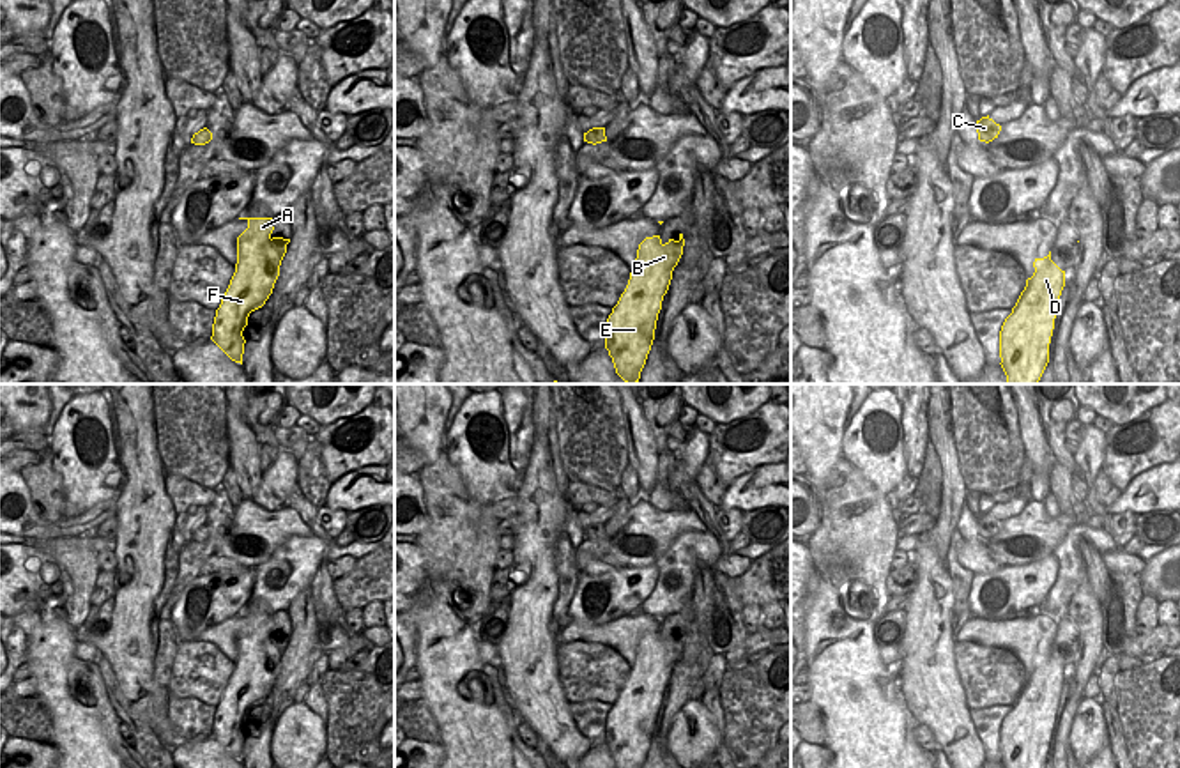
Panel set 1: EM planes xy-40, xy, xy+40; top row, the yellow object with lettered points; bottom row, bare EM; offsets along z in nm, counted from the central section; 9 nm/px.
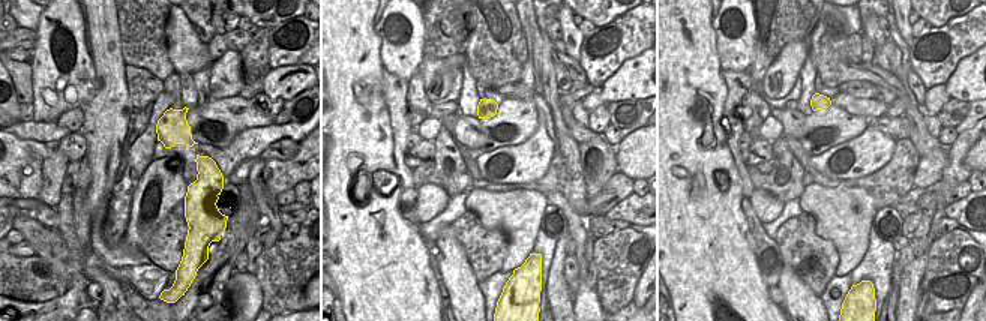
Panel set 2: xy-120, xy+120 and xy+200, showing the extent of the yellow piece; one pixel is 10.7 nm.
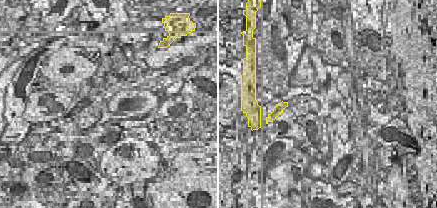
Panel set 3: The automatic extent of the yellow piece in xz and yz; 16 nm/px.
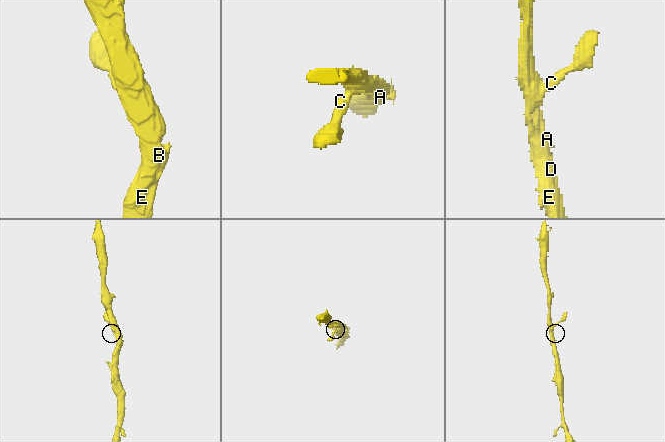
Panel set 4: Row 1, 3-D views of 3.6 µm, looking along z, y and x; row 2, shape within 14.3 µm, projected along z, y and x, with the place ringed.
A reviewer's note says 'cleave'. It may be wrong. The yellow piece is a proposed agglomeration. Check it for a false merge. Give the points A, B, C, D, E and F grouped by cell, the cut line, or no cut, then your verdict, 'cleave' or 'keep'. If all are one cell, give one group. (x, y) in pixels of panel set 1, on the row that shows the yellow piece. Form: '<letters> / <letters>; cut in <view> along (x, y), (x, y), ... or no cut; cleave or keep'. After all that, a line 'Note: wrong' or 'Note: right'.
A B C D E F; no cut; keep
Note: wrong

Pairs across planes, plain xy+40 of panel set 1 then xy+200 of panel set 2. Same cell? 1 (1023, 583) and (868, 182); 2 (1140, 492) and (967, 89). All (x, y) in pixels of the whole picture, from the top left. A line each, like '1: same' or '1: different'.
1: different
2: same

